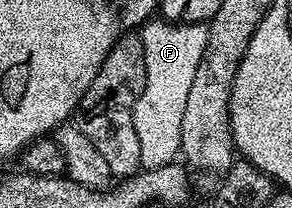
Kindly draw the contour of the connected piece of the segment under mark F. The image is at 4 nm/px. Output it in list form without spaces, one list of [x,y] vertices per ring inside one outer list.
[[[153,17],[140,28],[145,54],[145,84],[139,101],[133,106],[135,133],[139,133],[142,164],[162,167],[181,155],[183,108],[187,105],[187,92],[195,81],[195,69],[207,49],[209,29],[205,23],[182,23]]]

